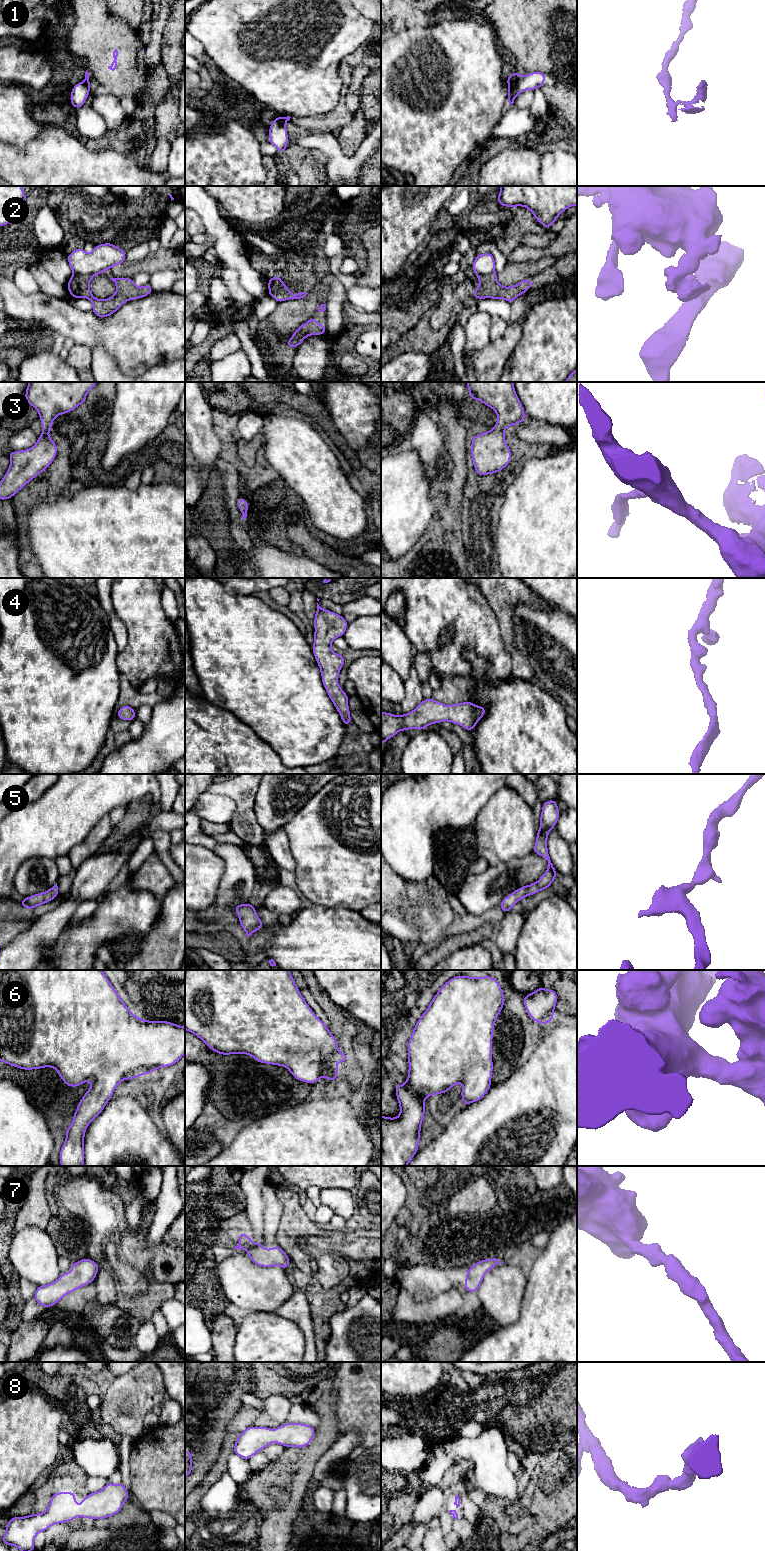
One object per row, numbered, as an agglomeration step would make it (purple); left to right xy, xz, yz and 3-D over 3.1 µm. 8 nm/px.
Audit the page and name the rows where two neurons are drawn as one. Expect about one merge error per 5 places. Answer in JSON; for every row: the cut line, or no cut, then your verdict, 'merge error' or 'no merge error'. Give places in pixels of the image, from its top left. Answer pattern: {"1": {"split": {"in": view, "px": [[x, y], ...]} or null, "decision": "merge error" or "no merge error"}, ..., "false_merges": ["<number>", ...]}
{"1": {"split": {"in": "yz", "px": [[525, 76], [515, 85], [509, 86]]}, "decision": "merge error"}, "2": {"split": {"in": "xy", "px": [[74, 273], [85, 273], [93, 276]]}, "decision": "merge error"}, "3": {"split": null, "decision": "no merge error"}, "4": {"split": null, "decision": "no merge error"}, "5": {"split": null, "decision": "no merge error"}, "6": {"split": null, "decision": "no merge error"}, "7": {"split": null, "decision": "no merge error"}, "8": {"split": null, "decision": "no merge error"}, "false_merges": ["1", "2"]}

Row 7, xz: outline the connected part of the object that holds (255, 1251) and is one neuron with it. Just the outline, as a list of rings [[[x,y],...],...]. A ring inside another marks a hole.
[[[240,1233],[237,1237],[240,1243],[235,1246],[235,1250],[245,1249],[254,1264],[261,1267],[274,1267],[278,1265],[284,1270],[290,1265],[291,1260],[279,1245],[275,1245],[267,1250],[263,1247],[263,1243],[252,1242],[247,1233]]]

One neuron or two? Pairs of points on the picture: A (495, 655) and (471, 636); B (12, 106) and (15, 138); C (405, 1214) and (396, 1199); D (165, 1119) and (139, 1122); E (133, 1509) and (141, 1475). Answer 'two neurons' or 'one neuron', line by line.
A: one neuron
B: one neuron
C: two neurons
D: two neurons
E: two neurons

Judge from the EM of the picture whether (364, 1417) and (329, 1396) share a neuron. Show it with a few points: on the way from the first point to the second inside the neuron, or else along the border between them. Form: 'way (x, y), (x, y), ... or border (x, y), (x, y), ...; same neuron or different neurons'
border (330, 1378), (336, 1396), (333, 1404), (336, 1424); different neurons

